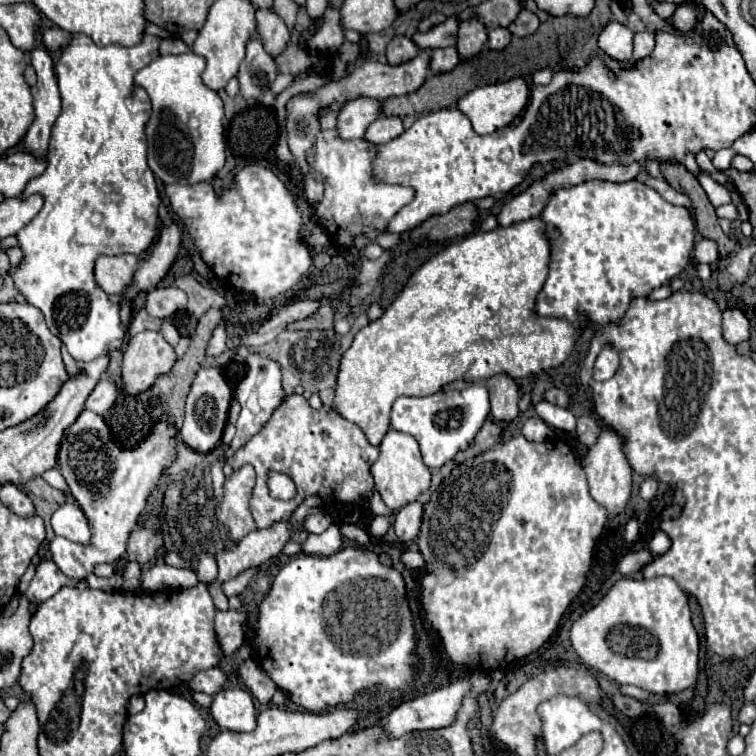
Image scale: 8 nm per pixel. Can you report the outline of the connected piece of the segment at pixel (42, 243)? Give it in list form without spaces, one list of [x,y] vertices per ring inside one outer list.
[[[74,34],[64,46],[56,62],[56,80],[62,96],[62,112],[54,122],[48,166],[46,170],[26,184],[24,196],[42,194],[44,206],[38,216],[18,232],[20,248],[24,250],[24,262],[20,268],[12,268],[10,274],[26,302],[38,306],[48,322],[52,334],[56,334],[76,360],[90,362],[100,354],[118,350],[124,344],[124,326],[120,322],[118,306],[96,286],[92,278],[92,266],[98,254],[136,254],[140,256],[150,248],[156,238],[160,196],[156,178],[146,164],[146,136],[144,124],[150,114],[150,98],[144,88],[136,86],[134,74],[140,66],[156,60],[160,38],[142,34],[142,42],[132,48],[98,48],[88,36]]]

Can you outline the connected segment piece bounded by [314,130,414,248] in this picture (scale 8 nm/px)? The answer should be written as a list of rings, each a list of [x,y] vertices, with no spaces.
[[[334,130],[320,132],[316,136],[316,162],[314,168],[326,178],[326,192],[316,206],[318,222],[330,232],[330,240],[336,246],[350,248],[354,236],[368,236],[374,240],[386,228],[386,222],[414,198],[414,190],[406,186],[376,184],[370,178],[372,148],[366,140],[344,142]]]

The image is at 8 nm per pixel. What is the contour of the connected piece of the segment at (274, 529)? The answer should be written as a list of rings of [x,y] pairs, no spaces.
[[[278,522],[276,526],[270,526],[266,530],[254,530],[250,534],[246,534],[236,548],[230,548],[230,550],[220,550],[216,552],[216,560],[218,560],[218,578],[214,582],[208,584],[208,592],[210,596],[214,598],[214,604],[216,604],[217,610],[228,610],[228,598],[224,594],[224,584],[230,580],[230,578],[236,578],[238,574],[250,570],[250,568],[258,568],[260,564],[268,562],[270,558],[276,558],[282,550],[282,546],[290,540],[290,534],[294,532],[294,528],[290,528],[288,522]]]

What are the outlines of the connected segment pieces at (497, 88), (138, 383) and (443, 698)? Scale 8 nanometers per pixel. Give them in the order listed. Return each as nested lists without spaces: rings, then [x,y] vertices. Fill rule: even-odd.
[[[512,78],[502,84],[492,84],[492,86],[482,86],[472,92],[468,92],[460,102],[458,108],[470,118],[476,134],[492,134],[504,126],[508,126],[514,118],[520,116],[520,112],[528,106],[530,100],[530,86],[526,84],[524,78]]]
[[[144,330],[128,340],[122,360],[124,394],[146,392],[158,376],[172,370],[176,350],[164,340],[160,332]]]
[[[460,678],[448,686],[442,686],[434,692],[428,692],[428,694],[422,694],[414,700],[408,700],[400,706],[396,706],[388,718],[386,718],[386,730],[390,736],[398,738],[406,732],[414,732],[414,730],[438,730],[438,728],[446,728],[450,724],[456,722],[456,714],[458,710],[462,708],[462,702],[464,702],[464,696],[470,692],[472,684],[470,684],[470,678]]]

